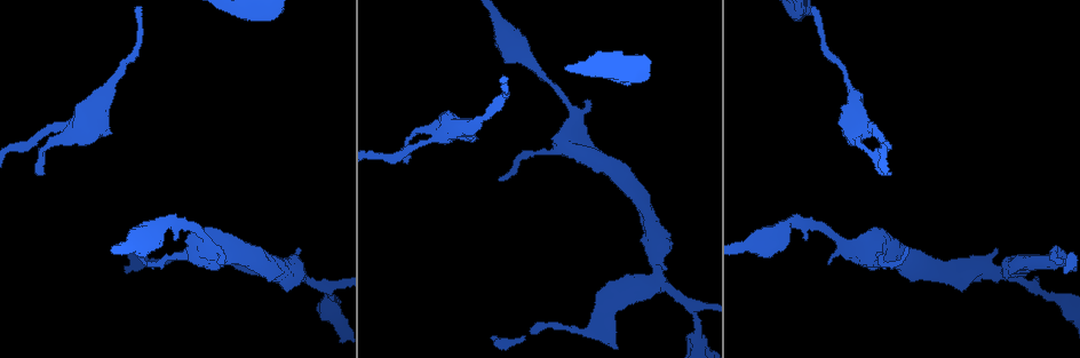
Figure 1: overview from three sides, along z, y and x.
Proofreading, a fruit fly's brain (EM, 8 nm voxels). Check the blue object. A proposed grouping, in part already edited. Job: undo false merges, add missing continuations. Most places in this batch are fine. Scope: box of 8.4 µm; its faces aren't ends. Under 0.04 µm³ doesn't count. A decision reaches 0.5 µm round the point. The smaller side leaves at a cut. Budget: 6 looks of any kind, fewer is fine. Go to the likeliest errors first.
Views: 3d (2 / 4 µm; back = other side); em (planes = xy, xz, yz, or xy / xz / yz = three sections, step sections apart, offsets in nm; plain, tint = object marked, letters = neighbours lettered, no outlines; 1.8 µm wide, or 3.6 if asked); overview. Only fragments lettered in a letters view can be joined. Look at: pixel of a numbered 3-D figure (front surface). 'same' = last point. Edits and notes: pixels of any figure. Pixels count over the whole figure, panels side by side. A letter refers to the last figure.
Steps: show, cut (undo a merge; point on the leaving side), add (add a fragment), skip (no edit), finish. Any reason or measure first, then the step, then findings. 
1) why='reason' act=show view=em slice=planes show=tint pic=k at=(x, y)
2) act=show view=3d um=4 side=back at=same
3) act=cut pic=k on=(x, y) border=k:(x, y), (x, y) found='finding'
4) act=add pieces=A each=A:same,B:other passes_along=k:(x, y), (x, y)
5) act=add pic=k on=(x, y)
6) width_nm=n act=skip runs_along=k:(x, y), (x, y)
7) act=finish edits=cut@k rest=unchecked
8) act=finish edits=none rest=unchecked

why='stops while still wide' act=show view=em um=3.6 slice=xz step=4 show=letters pic=1 at=(111, 133)

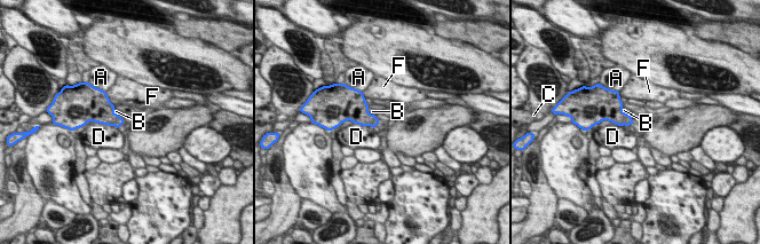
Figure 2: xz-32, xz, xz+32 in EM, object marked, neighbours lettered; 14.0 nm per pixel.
why='cut it another way' act=show view=em um=3.6 slice=xy step=4 show=letters at=same

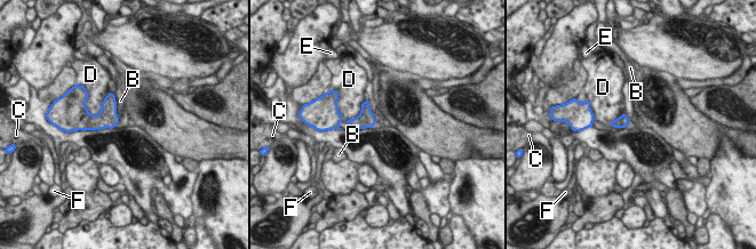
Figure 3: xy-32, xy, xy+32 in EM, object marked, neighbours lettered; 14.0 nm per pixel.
act=skip each=B:other,C:other,D:other,E:other,F:other border=3:(113, 94), (118, 118) found='none of them fits'

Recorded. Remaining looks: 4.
why='an open end' act=show view=em slice=xz step=8 show=tint pic=1 at=(217, 261)

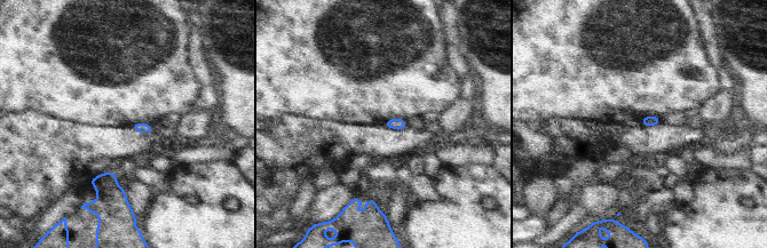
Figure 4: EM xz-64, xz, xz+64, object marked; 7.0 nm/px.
act=show view=em slice=planes show=tint at=same

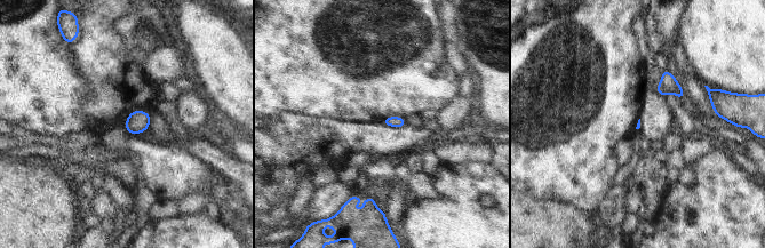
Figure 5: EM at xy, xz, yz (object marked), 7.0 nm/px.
act=show view=em slice=planes show=letters at=same

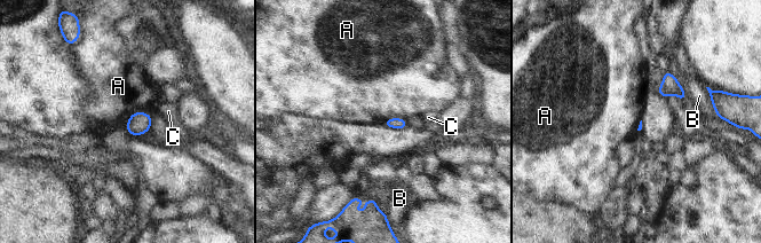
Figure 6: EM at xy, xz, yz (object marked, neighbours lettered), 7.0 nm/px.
act=skip each=A:other,B:other,C:other found='none of them fits'

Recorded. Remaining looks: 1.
why='sudden change in width' act=show view=em slice=planes show=letters pic=1 at=(604, 324)

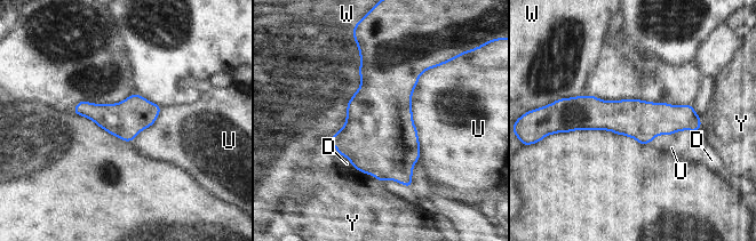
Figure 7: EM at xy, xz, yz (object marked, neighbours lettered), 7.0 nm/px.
act=skip each=D:other,U:other,W:other,Y:other found='one cell here'

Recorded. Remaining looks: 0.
act=finish edits=none rest=unchecked

